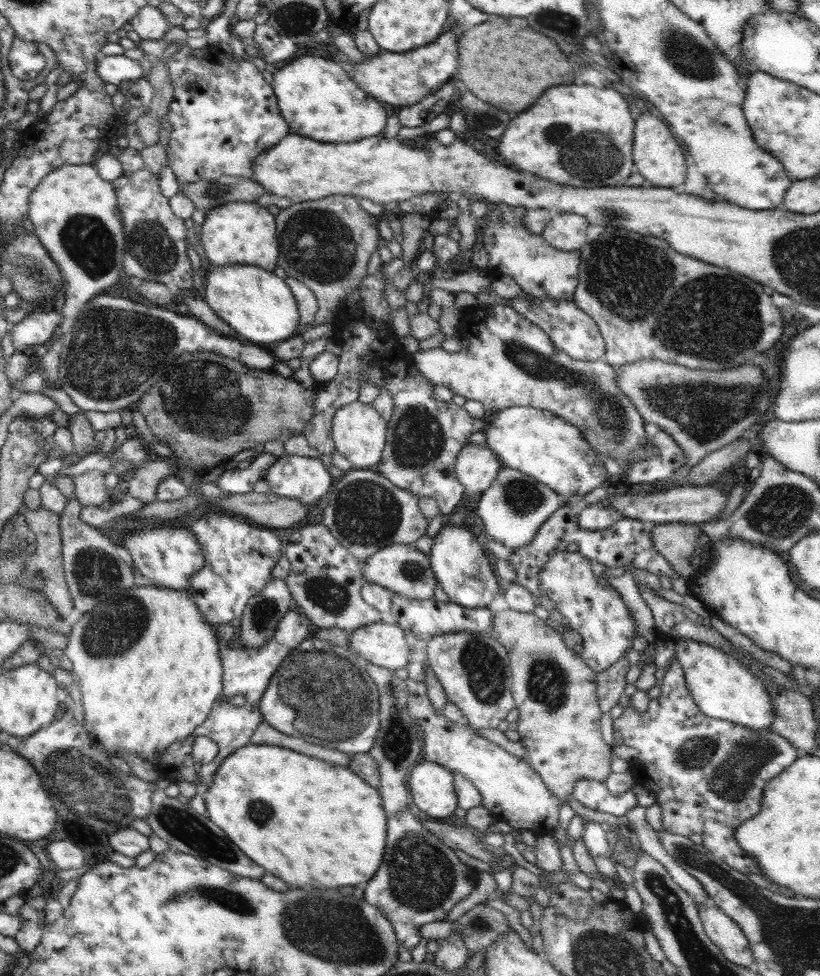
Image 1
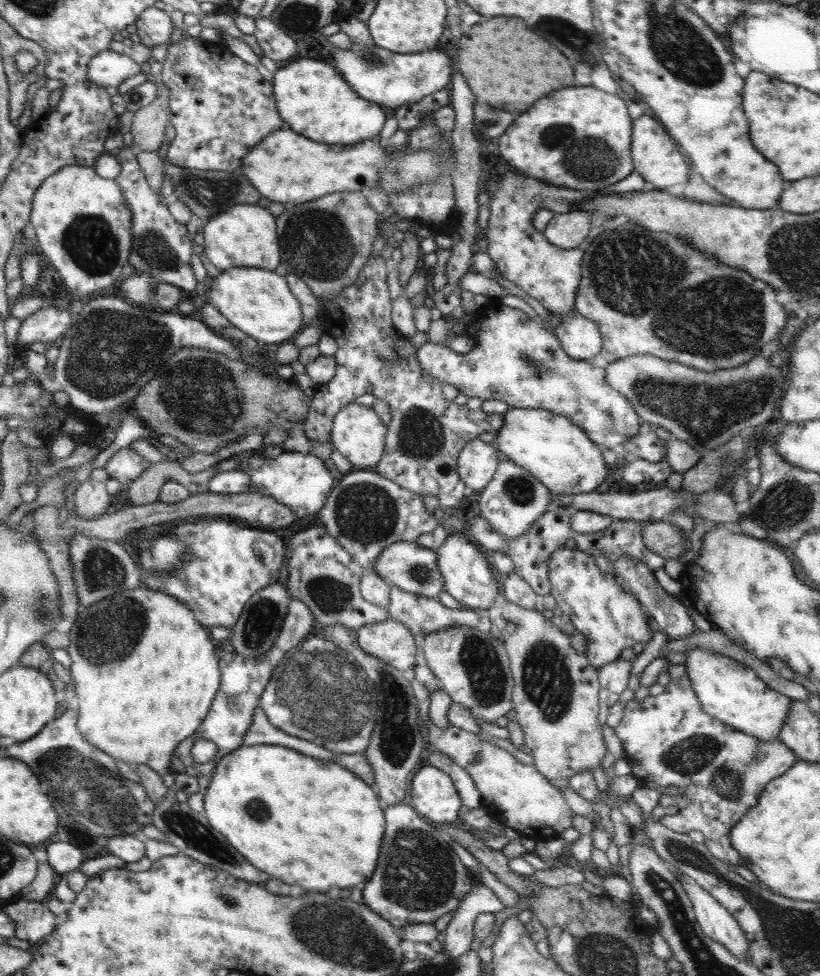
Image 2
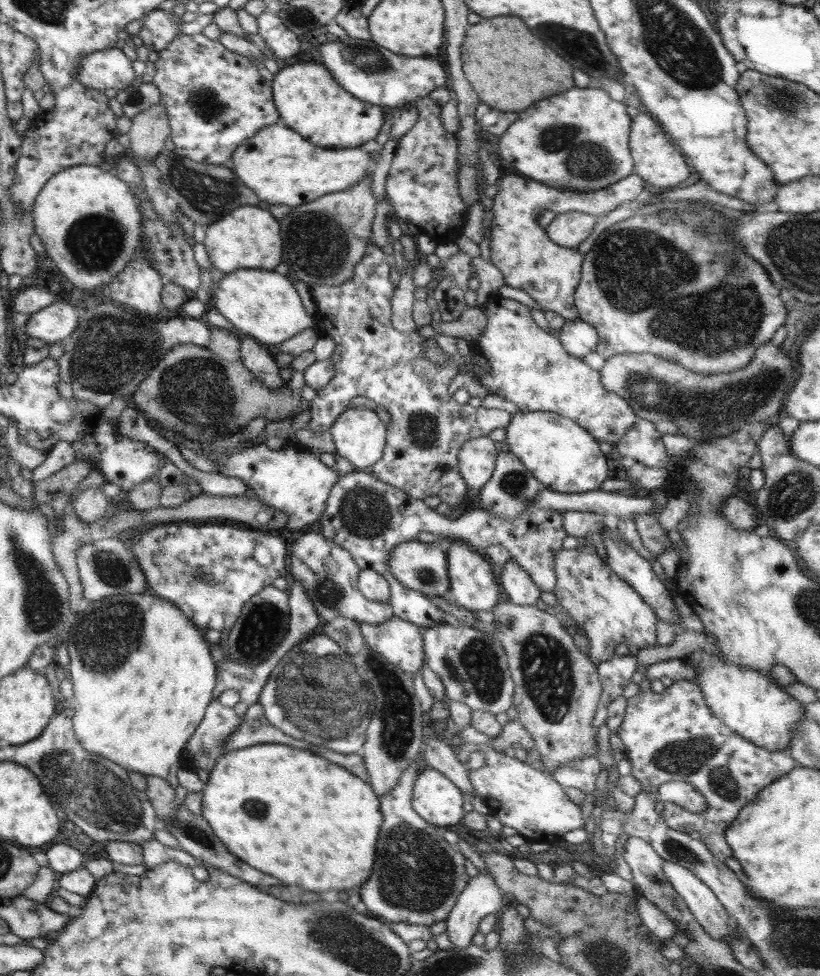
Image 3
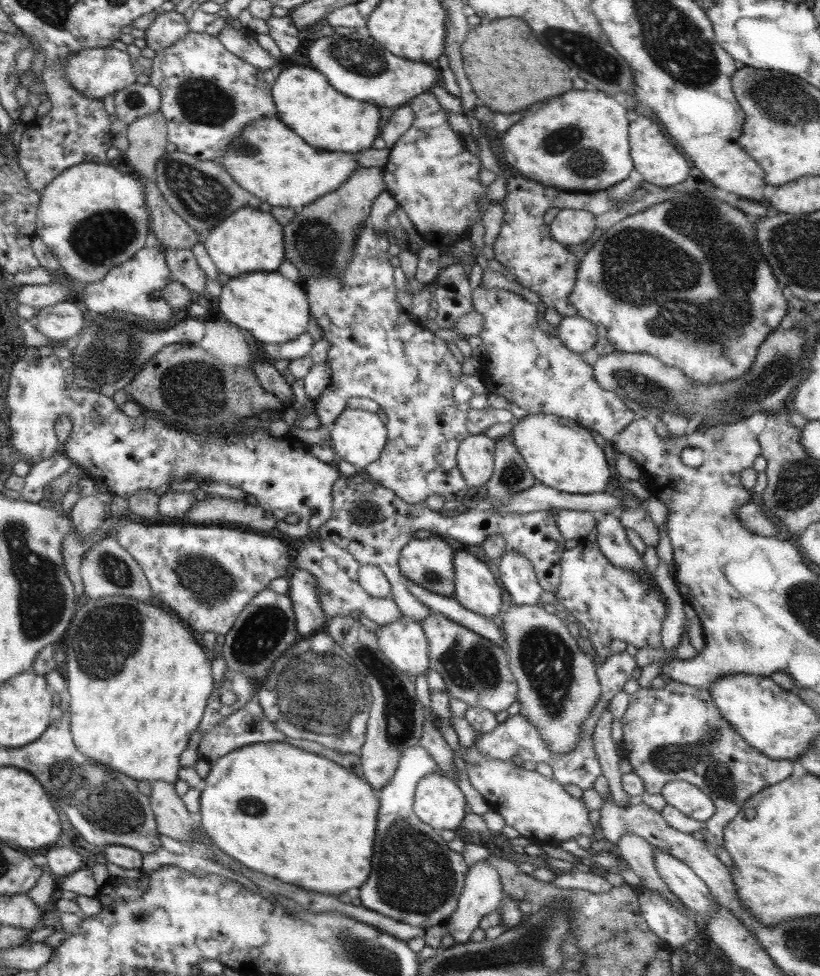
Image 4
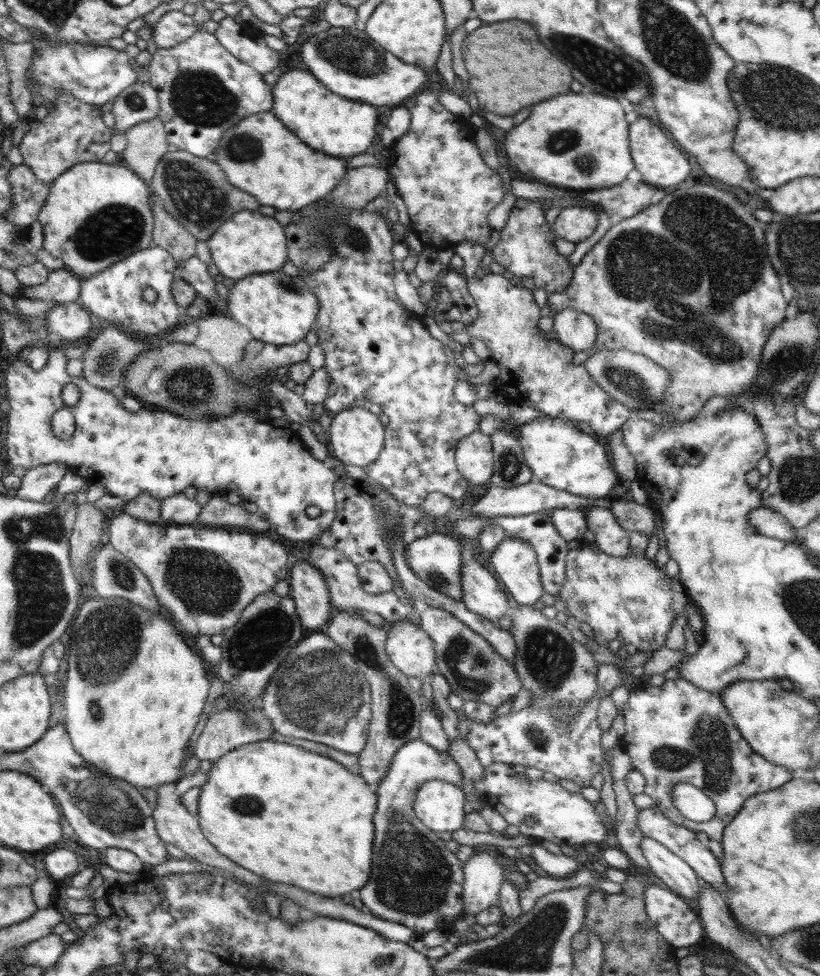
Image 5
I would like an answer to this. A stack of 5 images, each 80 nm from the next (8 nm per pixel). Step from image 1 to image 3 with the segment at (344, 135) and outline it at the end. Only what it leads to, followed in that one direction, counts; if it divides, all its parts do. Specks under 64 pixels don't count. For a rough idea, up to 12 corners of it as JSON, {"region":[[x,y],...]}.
{"region":[[322,63],[274,75],[285,125],[324,148],[363,146],[383,107],[342,90]]}

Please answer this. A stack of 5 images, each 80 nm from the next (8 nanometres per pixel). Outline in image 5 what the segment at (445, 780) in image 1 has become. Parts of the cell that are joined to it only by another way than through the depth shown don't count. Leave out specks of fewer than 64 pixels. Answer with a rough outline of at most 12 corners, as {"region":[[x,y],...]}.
{"region":[[429,780],[415,816],[434,832],[463,827],[464,792]]}

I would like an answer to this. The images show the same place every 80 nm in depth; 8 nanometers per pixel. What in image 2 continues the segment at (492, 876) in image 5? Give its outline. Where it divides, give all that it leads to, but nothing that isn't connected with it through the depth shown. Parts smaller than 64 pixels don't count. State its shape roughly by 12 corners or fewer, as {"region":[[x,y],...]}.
{"region":[[476,882],[444,931],[444,955],[471,950],[478,914],[504,910],[498,896]]}

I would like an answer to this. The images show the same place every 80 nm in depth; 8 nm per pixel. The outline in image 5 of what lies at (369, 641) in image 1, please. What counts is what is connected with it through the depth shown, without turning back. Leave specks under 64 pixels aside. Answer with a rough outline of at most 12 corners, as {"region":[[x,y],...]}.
{"region":[[410,620],[387,631],[388,658],[408,677],[437,670],[432,639]]}

